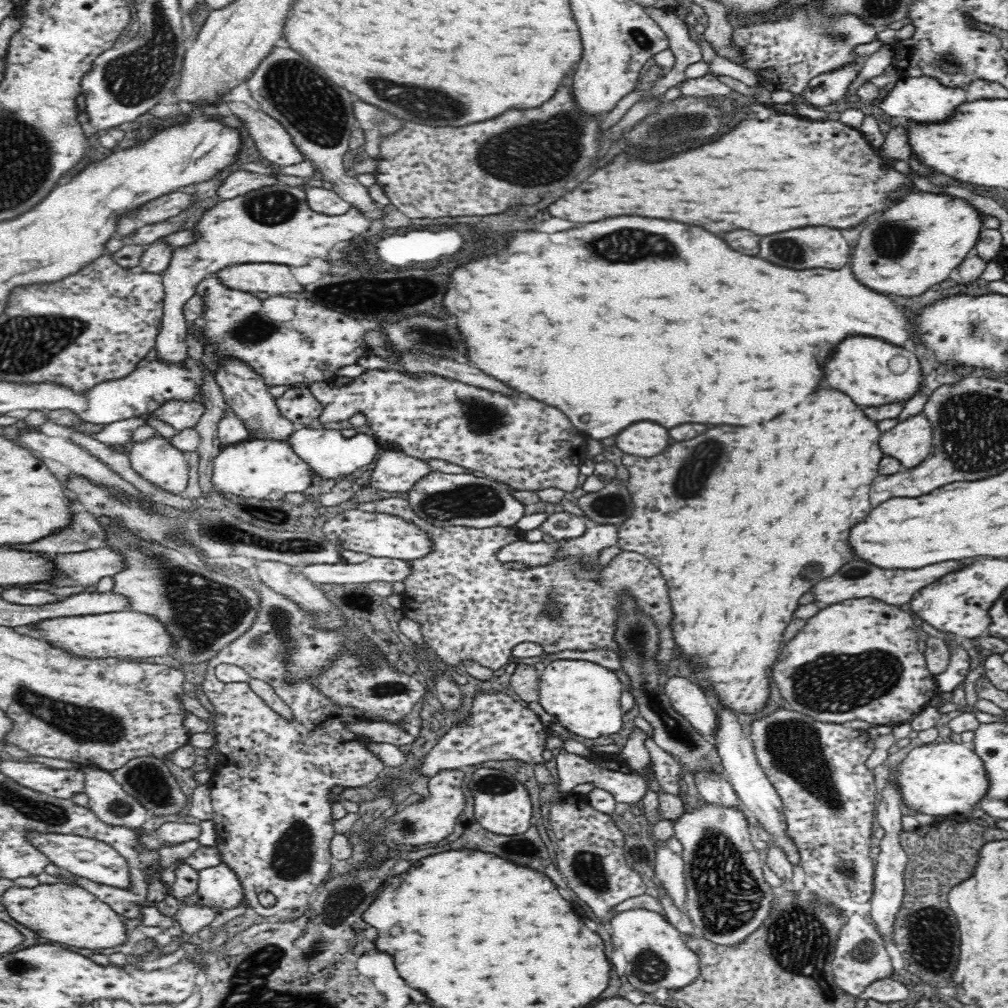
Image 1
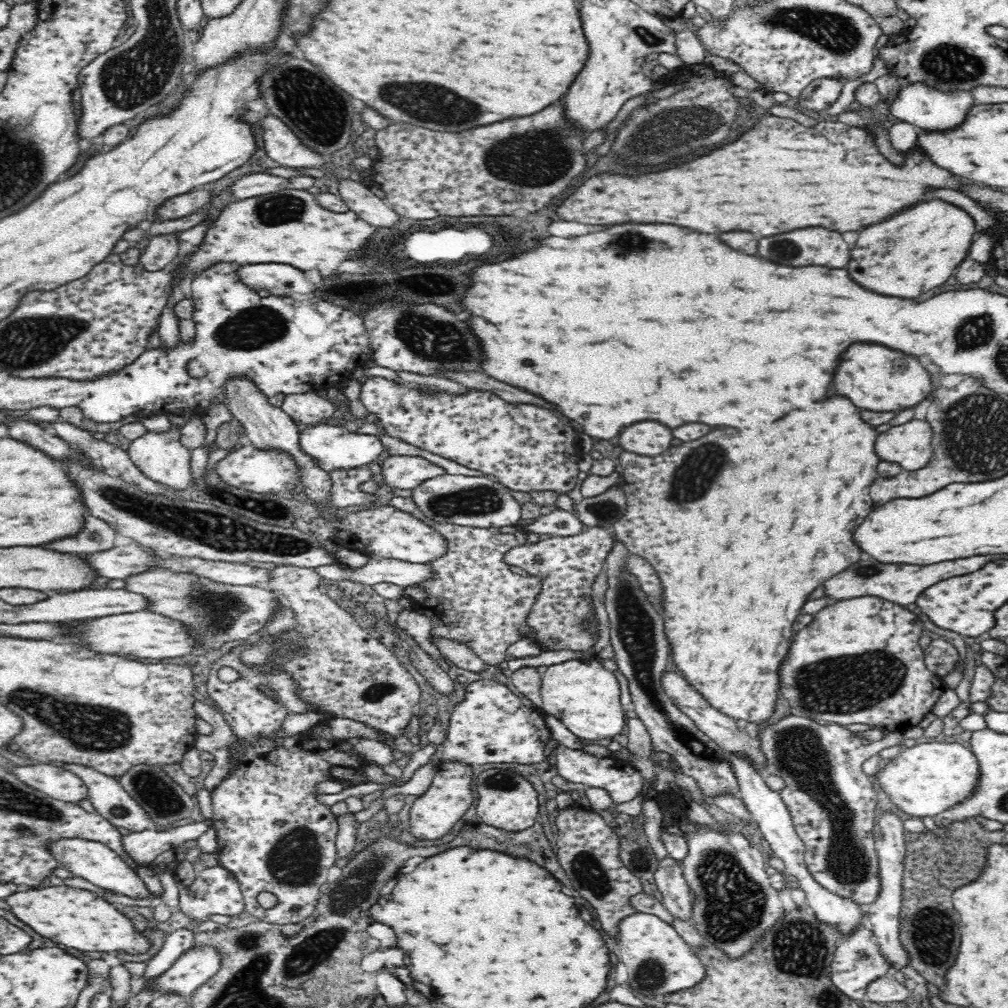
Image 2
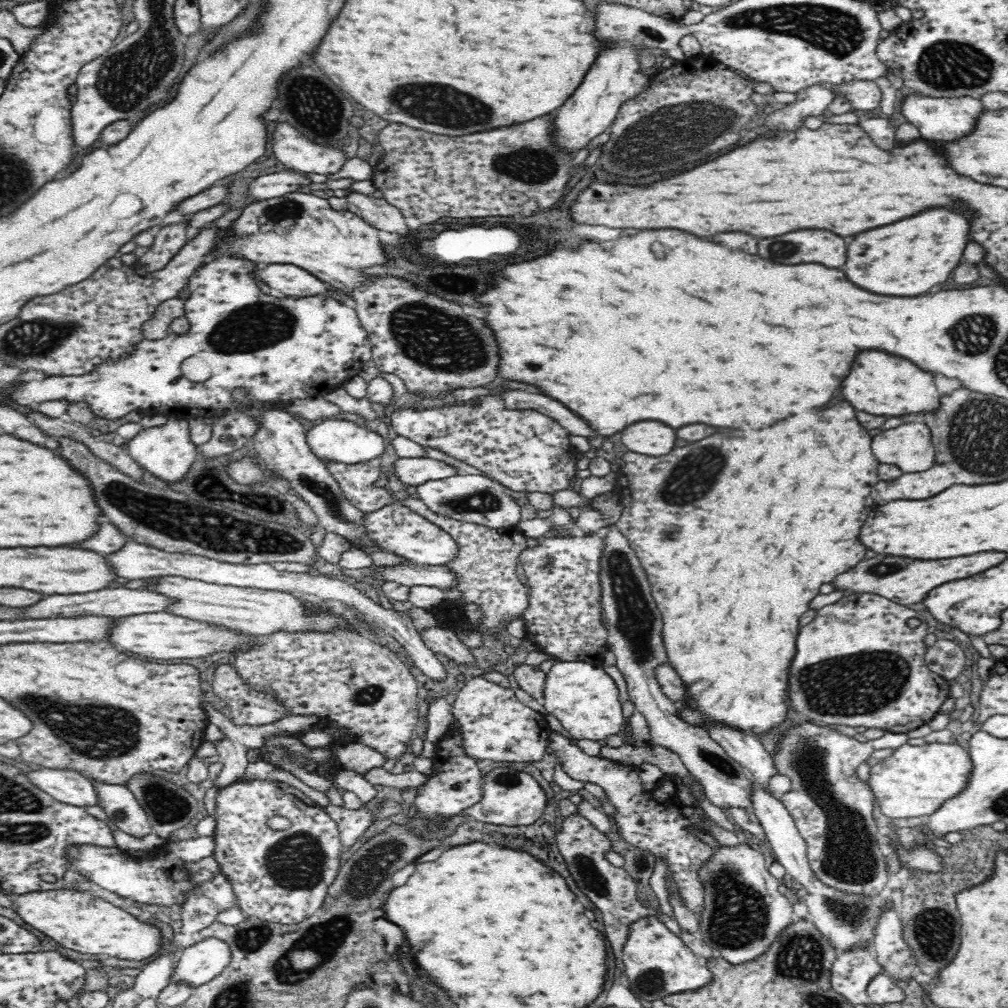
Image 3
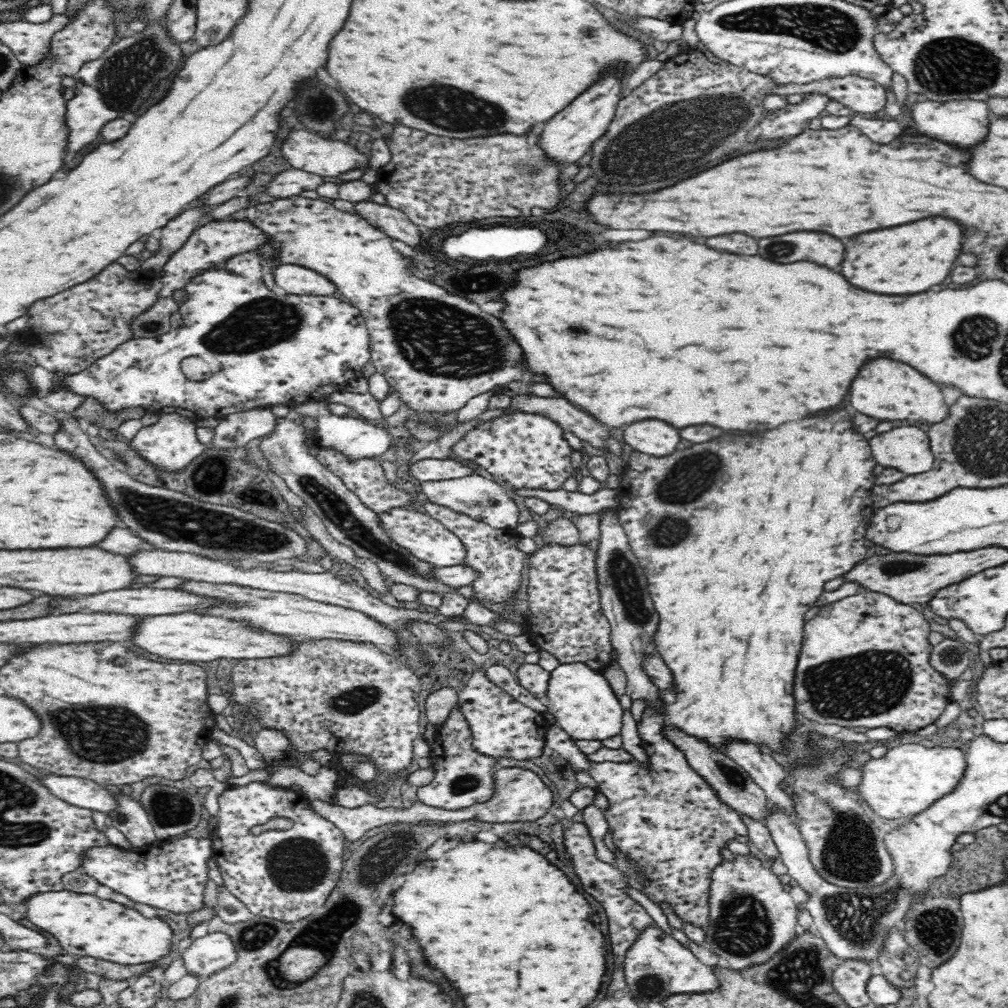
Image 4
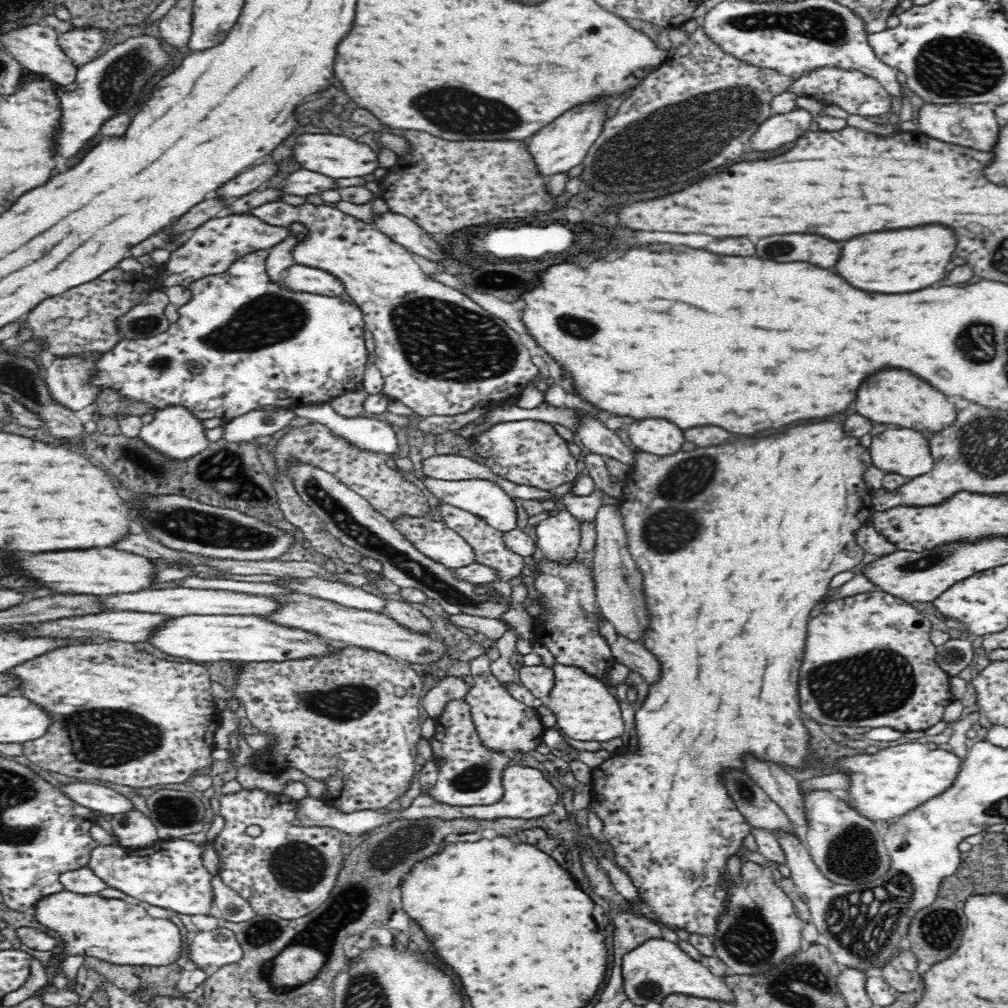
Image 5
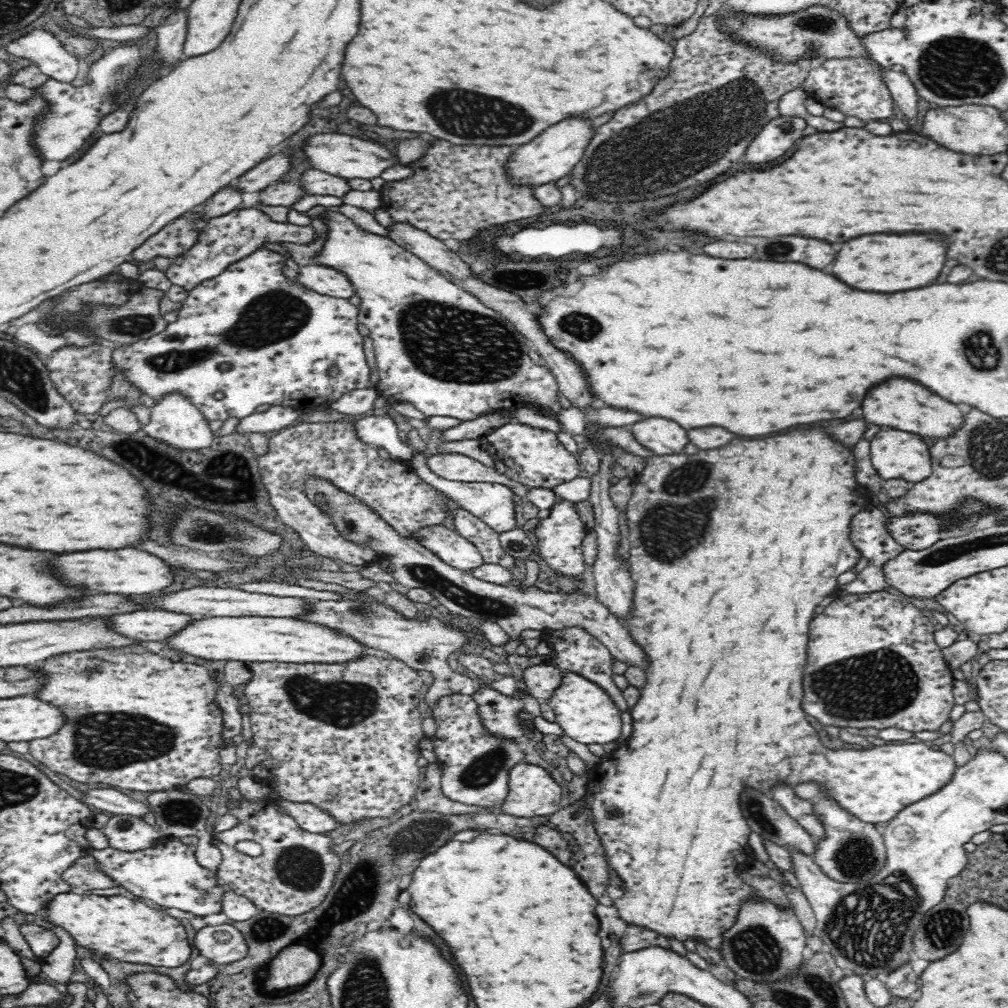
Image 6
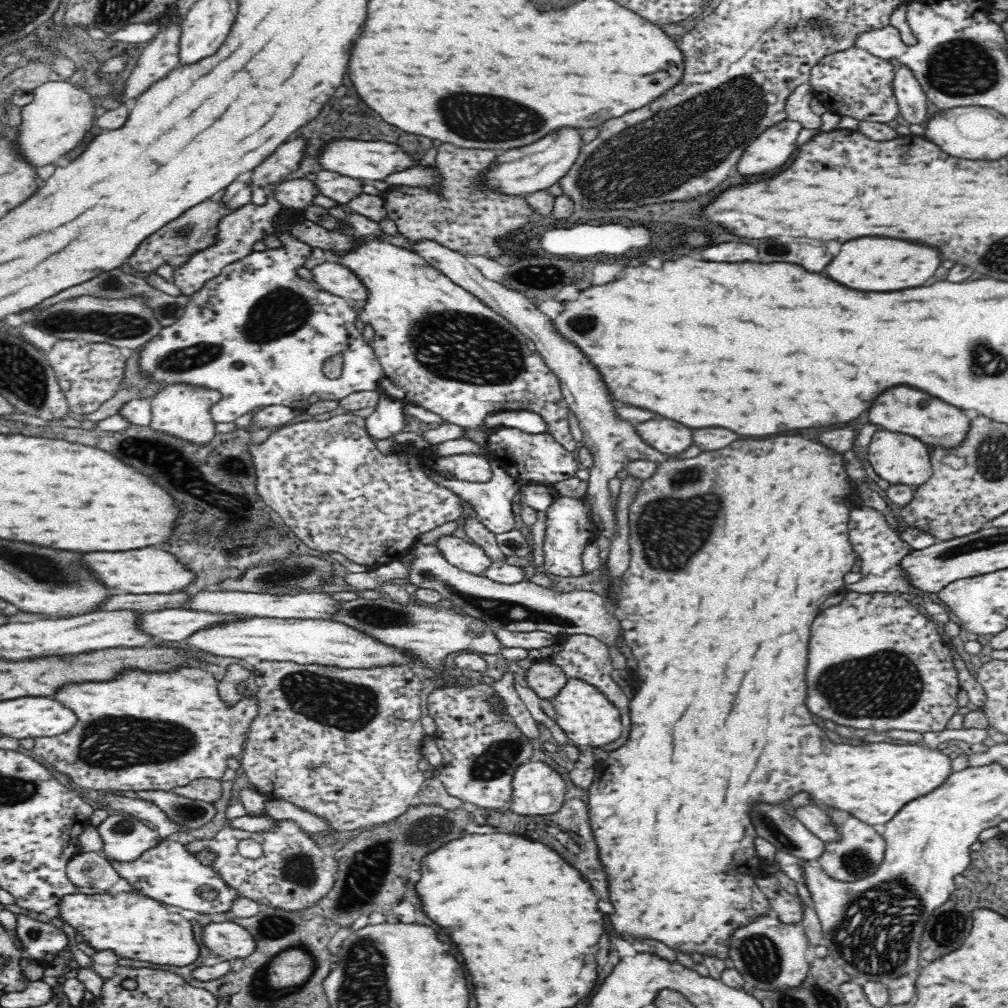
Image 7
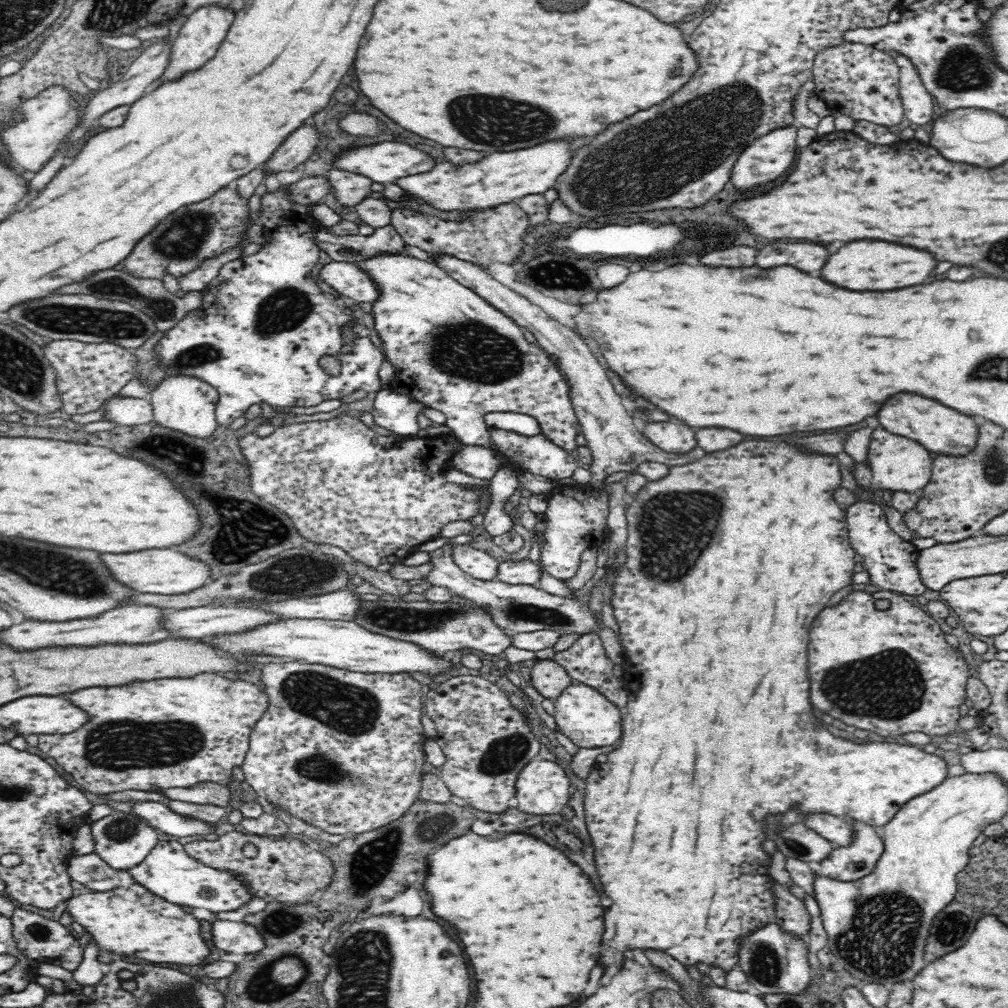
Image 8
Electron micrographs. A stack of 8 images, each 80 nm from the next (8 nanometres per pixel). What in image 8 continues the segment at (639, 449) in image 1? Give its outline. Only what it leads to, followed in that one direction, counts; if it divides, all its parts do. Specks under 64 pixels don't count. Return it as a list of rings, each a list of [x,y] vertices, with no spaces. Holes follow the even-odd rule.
[[[648,422],[642,429],[642,434],[648,441],[672,454],[684,454],[697,446],[695,432],[686,424],[678,422]]]

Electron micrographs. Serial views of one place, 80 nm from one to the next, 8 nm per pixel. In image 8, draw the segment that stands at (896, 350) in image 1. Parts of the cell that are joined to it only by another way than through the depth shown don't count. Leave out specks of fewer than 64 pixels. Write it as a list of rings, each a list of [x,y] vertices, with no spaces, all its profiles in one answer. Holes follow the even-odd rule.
[[[902,392],[888,398],[878,412],[878,420],[888,432],[911,438],[936,454],[944,453],[952,456],[968,454],[968,450],[974,447],[976,434],[978,434],[978,424],[970,415],[960,414],[958,410],[952,410],[936,400],[922,398],[910,392],[906,394]]]

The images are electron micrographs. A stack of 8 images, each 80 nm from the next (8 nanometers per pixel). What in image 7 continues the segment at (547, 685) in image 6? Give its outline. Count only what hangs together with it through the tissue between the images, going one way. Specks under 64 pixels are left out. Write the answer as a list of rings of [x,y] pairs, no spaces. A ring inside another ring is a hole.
[[[542,659],[530,666],[526,678],[528,686],[541,699],[550,700],[558,694],[561,688],[564,688],[567,674],[549,659]]]

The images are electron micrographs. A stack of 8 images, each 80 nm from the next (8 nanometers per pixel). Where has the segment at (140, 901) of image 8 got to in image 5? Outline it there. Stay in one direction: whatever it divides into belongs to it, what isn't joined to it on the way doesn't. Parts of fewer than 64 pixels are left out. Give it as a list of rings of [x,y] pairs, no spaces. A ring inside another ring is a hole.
[[[64,890],[63,892],[40,898],[34,904],[35,919],[42,925],[54,930],[60,936],[61,950],[53,952],[47,965],[44,967],[46,983],[42,987],[53,985],[52,981],[56,975],[58,966],[68,956],[91,956],[100,958],[106,962],[130,966],[166,966],[172,964],[182,954],[182,938],[176,923],[163,918],[150,917],[142,906],[130,900],[119,900],[116,898],[105,898],[97,894],[76,894]]]

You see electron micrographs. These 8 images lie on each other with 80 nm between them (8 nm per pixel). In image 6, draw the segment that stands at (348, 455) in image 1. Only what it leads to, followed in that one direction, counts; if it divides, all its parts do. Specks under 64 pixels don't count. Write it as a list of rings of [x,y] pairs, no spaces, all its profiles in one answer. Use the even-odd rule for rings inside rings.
[[[366,416],[360,420],[354,420],[353,426],[356,439],[360,439],[374,448],[387,450],[391,459],[410,462],[413,457],[406,442],[400,441],[398,429],[396,429],[396,424],[392,418]]]

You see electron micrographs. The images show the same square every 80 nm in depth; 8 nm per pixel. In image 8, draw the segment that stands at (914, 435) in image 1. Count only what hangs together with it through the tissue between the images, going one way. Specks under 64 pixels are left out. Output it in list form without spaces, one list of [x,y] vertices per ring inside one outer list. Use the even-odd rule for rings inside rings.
[[[876,428],[872,434],[868,462],[870,462],[870,467],[860,464],[856,466],[854,477],[862,487],[874,491],[888,489],[916,492],[924,488],[931,480],[933,459],[930,451],[911,438],[890,434],[888,430],[882,430],[882,428]]]

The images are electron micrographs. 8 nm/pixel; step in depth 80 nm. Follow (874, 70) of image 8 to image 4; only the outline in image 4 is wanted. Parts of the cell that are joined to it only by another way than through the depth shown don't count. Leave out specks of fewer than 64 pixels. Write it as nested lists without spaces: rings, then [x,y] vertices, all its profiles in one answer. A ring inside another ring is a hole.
[[[848,75],[847,77],[824,79],[803,85],[774,85],[768,88],[769,95],[788,96],[788,94],[810,94],[819,92],[828,99],[838,100],[854,112],[874,114],[884,110],[886,90],[876,81],[869,78]]]

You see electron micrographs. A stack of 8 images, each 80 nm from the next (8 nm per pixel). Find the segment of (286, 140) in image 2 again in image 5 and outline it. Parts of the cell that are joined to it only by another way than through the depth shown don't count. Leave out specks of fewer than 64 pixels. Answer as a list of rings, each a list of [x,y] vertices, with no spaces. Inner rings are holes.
[[[334,134],[296,136],[296,142],[292,146],[292,159],[298,162],[302,169],[328,175],[333,179],[366,176],[378,168],[378,158],[372,148],[346,136],[334,136]]]

